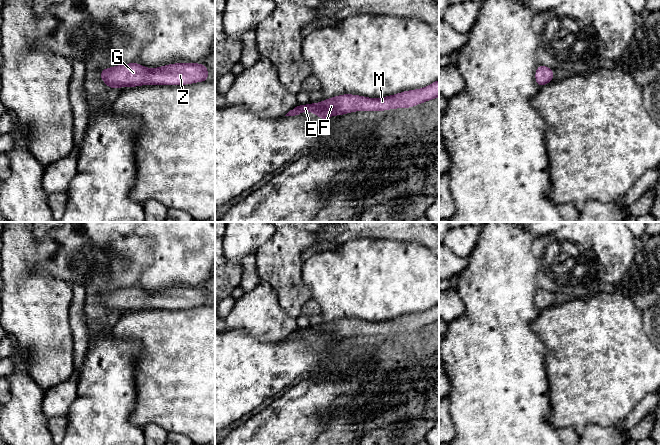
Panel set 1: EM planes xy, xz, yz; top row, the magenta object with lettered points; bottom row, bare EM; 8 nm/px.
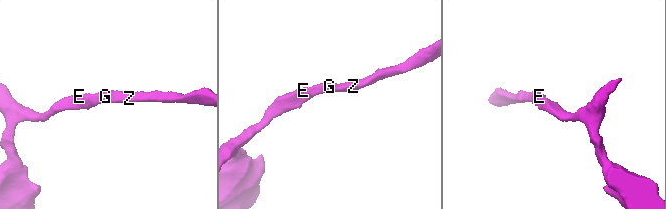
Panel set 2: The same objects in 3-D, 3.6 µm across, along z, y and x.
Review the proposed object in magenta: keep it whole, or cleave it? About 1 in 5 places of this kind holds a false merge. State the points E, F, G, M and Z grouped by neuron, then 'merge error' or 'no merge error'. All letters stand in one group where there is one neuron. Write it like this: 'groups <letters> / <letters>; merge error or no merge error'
groups E F G M Z; no merge error

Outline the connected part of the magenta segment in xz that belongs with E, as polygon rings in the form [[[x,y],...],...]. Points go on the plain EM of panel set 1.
[[[439,303],[426,311],[407,314],[386,321],[369,322],[354,318],[341,318],[326,322],[320,327],[297,328],[285,340],[295,340],[311,335],[323,345],[330,340],[340,340],[357,335],[387,335],[406,333],[439,321]]]

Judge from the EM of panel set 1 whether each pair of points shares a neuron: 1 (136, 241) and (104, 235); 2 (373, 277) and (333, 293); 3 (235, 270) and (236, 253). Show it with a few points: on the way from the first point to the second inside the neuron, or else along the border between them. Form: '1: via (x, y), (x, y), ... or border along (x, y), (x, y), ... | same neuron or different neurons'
1: via (128, 241), (122, 240), (117, 235), (112, 235) | same neuron
2: via (363, 279), (343, 283) | same neuron
3: border along (227, 261), (240, 262) | different neurons

